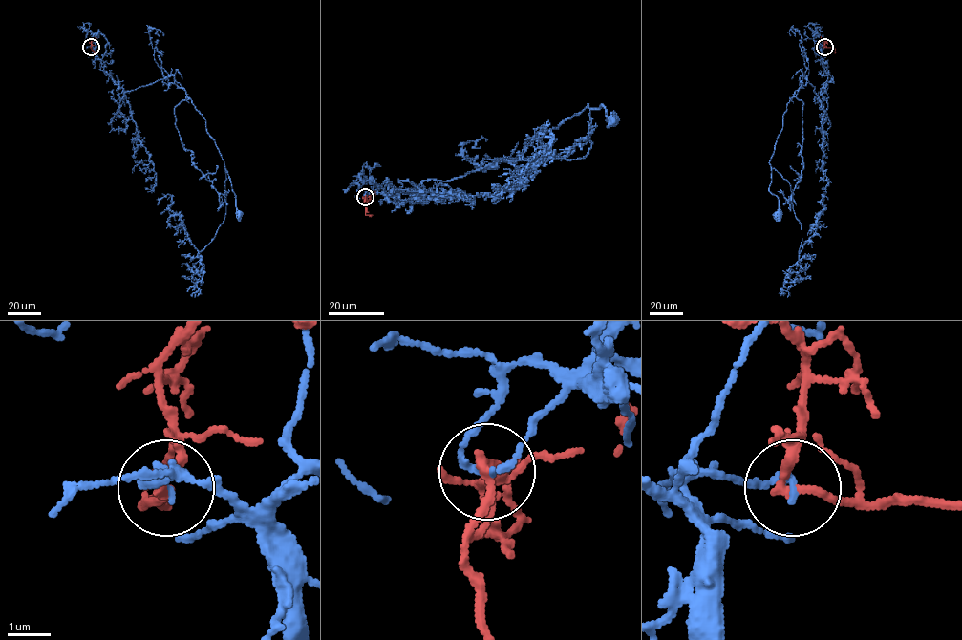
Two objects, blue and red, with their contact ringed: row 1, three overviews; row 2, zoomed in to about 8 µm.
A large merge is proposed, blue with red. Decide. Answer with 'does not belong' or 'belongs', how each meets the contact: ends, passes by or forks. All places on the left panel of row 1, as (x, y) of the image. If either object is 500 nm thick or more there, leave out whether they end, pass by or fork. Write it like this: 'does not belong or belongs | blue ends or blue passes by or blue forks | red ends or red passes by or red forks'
does not belong | blue ends | red passes by

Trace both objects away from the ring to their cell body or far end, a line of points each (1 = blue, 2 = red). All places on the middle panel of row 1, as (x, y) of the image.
1: (366, 197), (369, 190), (401, 202), (418, 197), (421, 181), (513, 160), (588, 105), (602, 105), (614, 120)
2: (366, 197), (366, 214), (371, 215)

